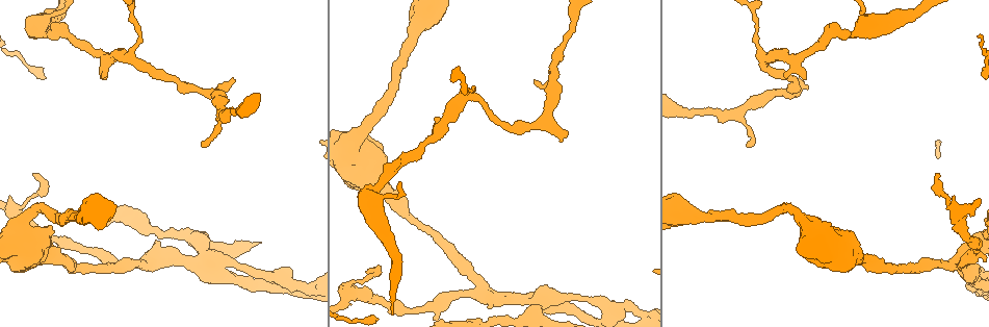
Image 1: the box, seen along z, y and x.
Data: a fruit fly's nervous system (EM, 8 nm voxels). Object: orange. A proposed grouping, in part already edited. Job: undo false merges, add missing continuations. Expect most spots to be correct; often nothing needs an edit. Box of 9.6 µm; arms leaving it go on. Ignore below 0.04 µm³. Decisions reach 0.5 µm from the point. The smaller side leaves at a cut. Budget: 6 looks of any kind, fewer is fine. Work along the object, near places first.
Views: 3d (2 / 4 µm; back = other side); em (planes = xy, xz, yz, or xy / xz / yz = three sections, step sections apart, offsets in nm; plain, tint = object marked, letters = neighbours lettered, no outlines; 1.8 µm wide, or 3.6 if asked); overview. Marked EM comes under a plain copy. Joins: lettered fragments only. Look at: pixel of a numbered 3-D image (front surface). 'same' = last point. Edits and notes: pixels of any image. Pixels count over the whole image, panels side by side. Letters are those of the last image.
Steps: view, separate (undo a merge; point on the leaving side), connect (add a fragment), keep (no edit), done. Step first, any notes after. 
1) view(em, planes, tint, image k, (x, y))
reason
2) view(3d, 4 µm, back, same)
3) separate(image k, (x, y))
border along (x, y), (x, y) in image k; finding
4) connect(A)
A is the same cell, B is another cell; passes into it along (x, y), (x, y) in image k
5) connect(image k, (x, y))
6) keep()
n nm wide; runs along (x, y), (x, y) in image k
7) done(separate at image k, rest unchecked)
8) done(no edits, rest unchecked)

view(em, xz, step 4, letters, image 1, (307, 285))
abrupt turn

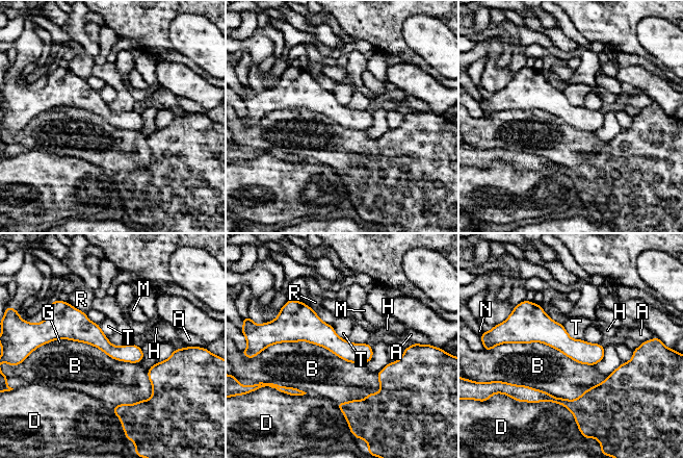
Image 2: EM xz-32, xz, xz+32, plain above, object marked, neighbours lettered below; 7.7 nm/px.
view(em, planes, letters, same)

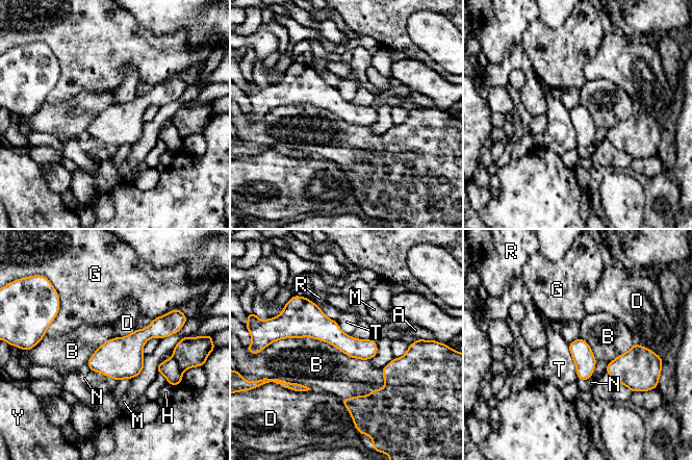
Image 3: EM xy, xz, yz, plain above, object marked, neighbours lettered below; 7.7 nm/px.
keep()
B touches over 750 nm; A, B, D, G, H, M, N, R, T and Y are other cells; runs along (285, 334), (328, 330), (375, 351) in image 3; continuous, no second neuron

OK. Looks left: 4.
view(3d, 2 µm, image 1, (146, 263))
a fork

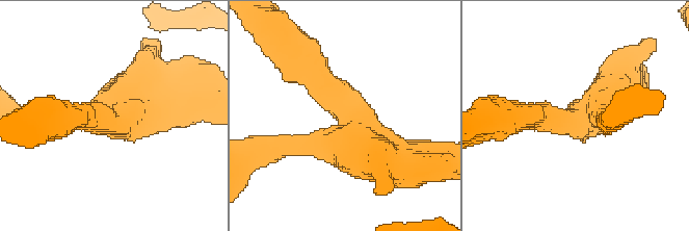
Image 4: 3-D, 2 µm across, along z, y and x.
view(em, yz, step 8, tint, image 4, (597, 110))

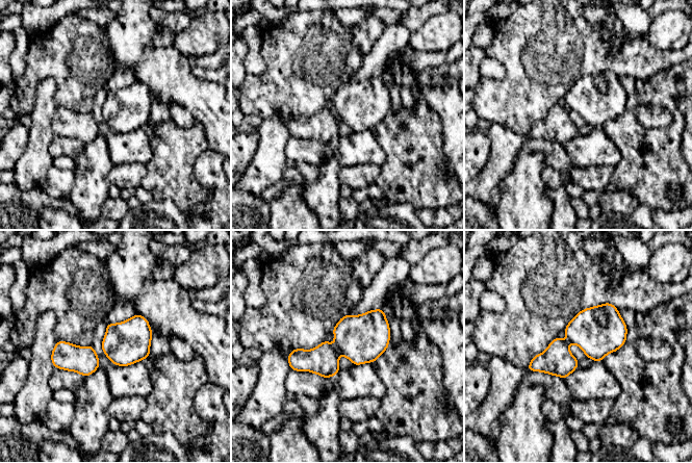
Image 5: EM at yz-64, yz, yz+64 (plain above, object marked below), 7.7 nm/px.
view(em, yz, step 8, letters, same)

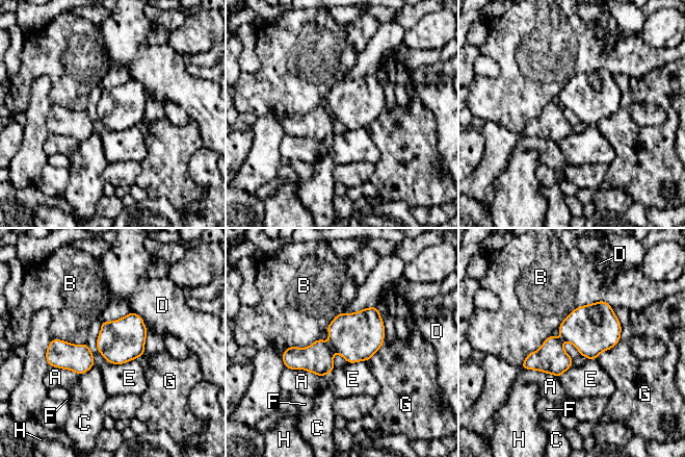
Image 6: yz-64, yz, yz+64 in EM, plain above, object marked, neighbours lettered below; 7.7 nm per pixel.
keep()
A, B, C, D, E, F, G and H are other cells; border along (145, 352), (123, 363), (108, 363) in image 6; all the same neuron

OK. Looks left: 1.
done(no edits, rest unchecked)

